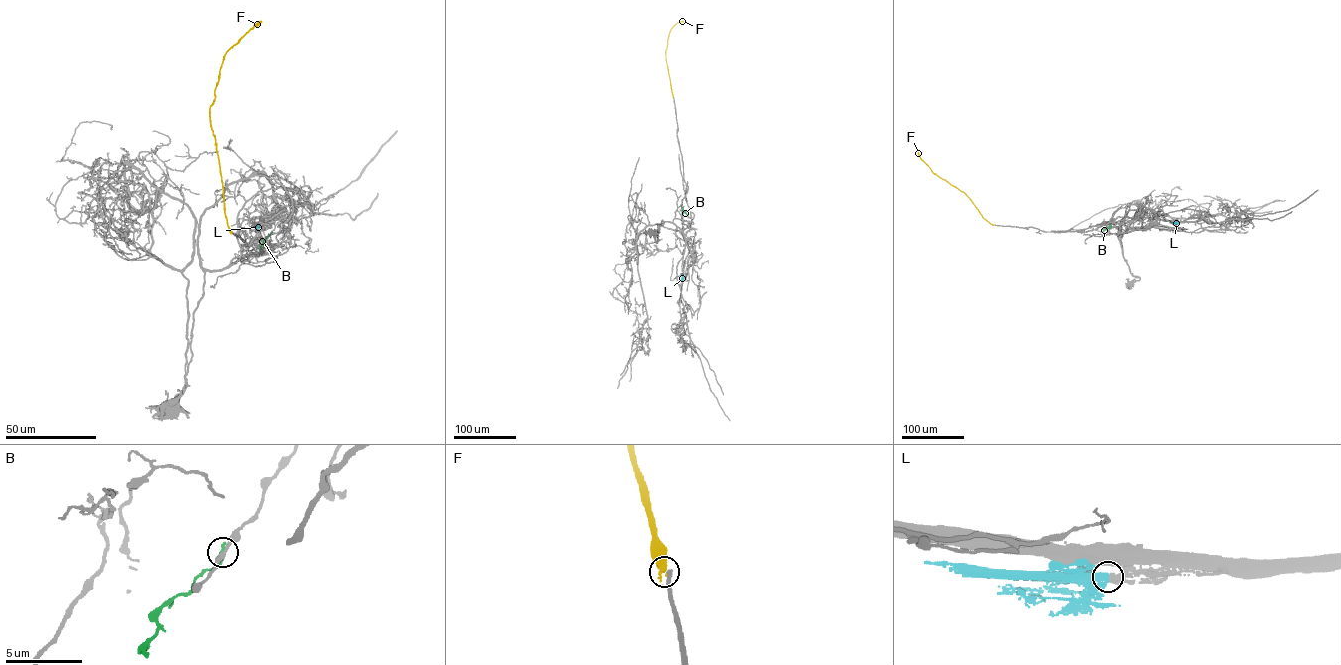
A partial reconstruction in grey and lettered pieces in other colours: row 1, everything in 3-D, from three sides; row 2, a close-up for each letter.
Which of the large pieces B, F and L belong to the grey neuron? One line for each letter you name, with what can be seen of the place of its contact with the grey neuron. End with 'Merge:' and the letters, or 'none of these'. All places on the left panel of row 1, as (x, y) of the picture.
Merge: none of these

